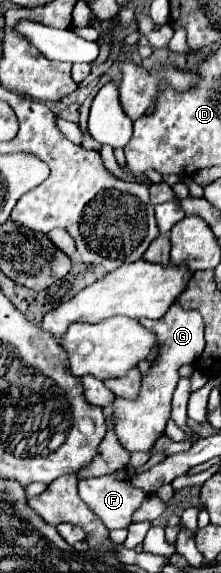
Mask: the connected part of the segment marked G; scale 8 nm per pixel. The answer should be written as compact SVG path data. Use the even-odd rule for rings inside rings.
M173 302L163 318L139 320L139 322L147 330L153 330L157 334L159 356L155 358L151 370L143 376L143 386L141 386L139 396L135 400L115 398L115 402L109 408L109 412L113 414L117 438L123 444L123 448L127 448L129 452L147 452L155 444L155 440L161 436L171 416L171 398L179 380L177 370L181 364L195 362L201 356L203 346L205 346L201 314L197 310L183 310L179 302Z

